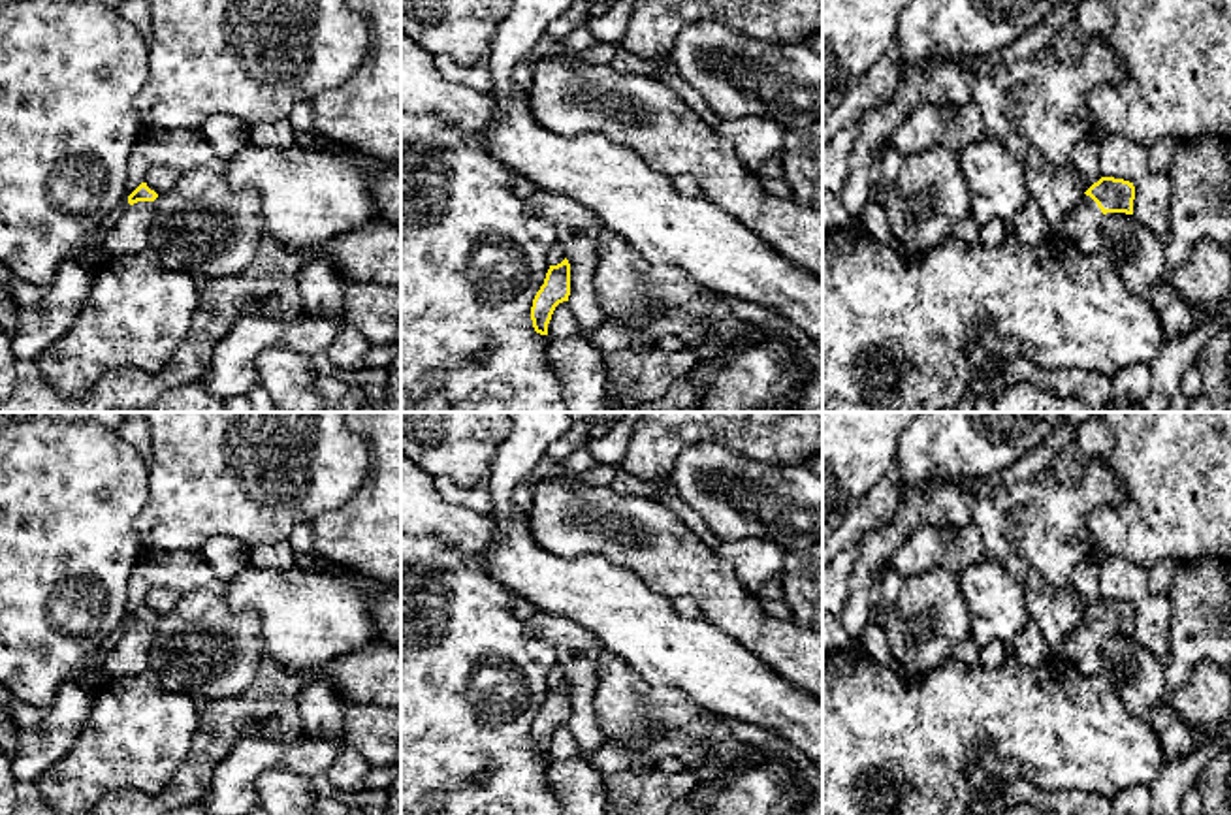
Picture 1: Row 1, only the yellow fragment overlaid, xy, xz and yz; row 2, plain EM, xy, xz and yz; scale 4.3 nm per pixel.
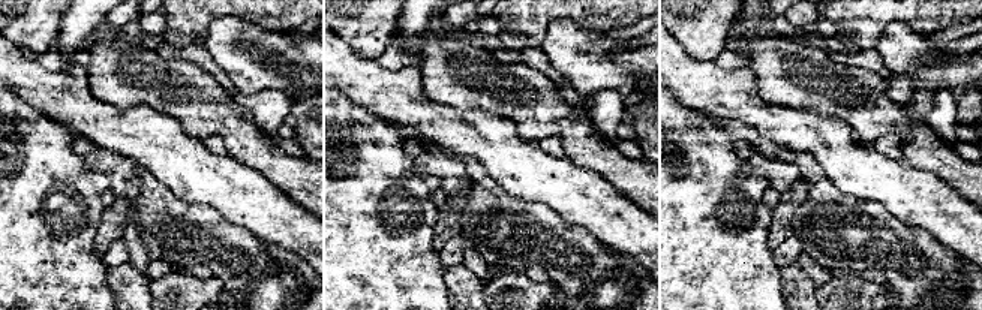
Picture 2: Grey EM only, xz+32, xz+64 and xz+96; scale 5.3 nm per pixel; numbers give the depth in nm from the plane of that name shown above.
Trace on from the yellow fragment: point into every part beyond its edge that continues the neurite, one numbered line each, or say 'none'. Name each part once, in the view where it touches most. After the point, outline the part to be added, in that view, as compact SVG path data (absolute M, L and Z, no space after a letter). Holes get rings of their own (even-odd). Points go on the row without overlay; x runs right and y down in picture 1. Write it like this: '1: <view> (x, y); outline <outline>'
1: xy (130, 655); outline M152 625L128 627L120 642L105 655L102 670L105 676L149 674L149 649L152 646Z

